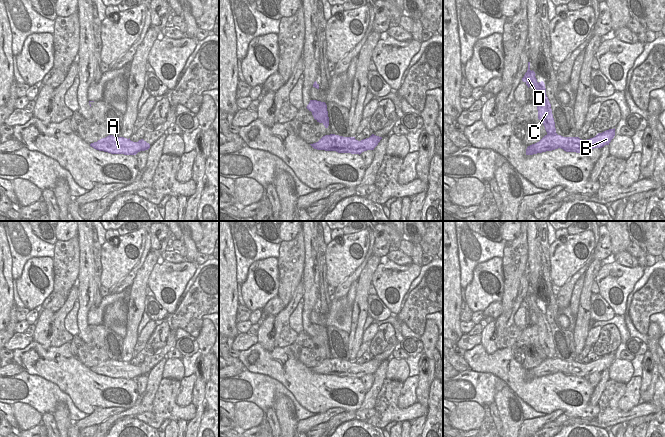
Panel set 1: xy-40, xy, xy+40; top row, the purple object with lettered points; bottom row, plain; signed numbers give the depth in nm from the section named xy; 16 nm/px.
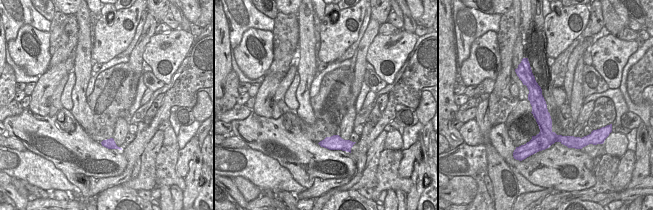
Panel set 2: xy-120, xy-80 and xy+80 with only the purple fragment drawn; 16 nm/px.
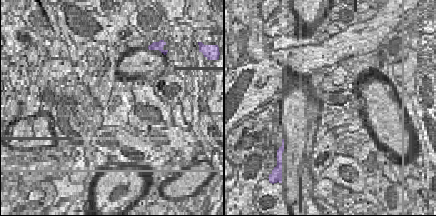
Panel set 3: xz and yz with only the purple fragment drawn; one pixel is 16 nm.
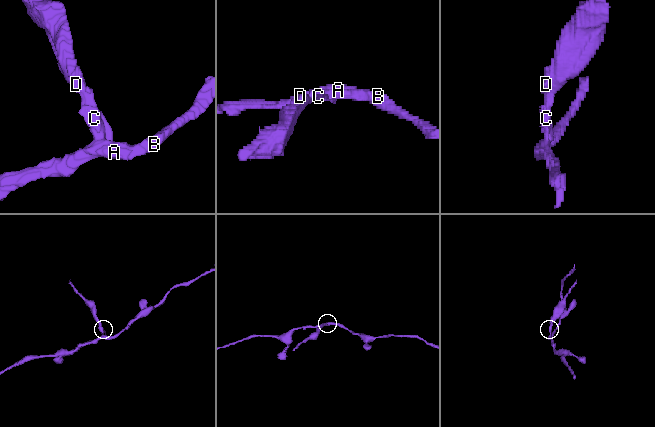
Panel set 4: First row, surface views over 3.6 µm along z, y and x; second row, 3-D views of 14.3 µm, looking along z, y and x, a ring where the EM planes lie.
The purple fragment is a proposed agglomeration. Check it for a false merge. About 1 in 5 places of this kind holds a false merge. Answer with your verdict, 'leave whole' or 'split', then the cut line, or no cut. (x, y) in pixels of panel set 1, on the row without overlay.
split; cut xy+40 (547, 357), (556, 358)

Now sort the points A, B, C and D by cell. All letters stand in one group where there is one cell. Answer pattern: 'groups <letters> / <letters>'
groups A B / C D

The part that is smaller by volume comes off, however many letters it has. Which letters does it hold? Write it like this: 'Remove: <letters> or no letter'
Remove: C, D

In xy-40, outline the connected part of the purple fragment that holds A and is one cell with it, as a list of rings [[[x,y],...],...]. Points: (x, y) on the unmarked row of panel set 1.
[[[109,359],[105,362],[91,367],[91,371],[96,374],[108,376],[111,378],[136,379],[140,375],[145,375],[150,372],[150,368],[143,363],[138,366],[133,366],[124,361]]]

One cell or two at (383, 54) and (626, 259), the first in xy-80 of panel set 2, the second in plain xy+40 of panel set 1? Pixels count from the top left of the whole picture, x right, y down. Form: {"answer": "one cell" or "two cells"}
{"answer": "two cells"}

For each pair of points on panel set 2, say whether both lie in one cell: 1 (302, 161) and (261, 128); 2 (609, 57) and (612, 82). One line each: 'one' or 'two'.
1: one
2: one

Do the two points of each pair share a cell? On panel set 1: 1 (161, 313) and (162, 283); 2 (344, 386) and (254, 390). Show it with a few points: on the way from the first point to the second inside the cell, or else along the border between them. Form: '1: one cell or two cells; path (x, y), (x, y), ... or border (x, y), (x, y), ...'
1: two cells; border (154, 298), (168, 313)
2: two cells; border (267, 375), (278, 380), (302, 406)

